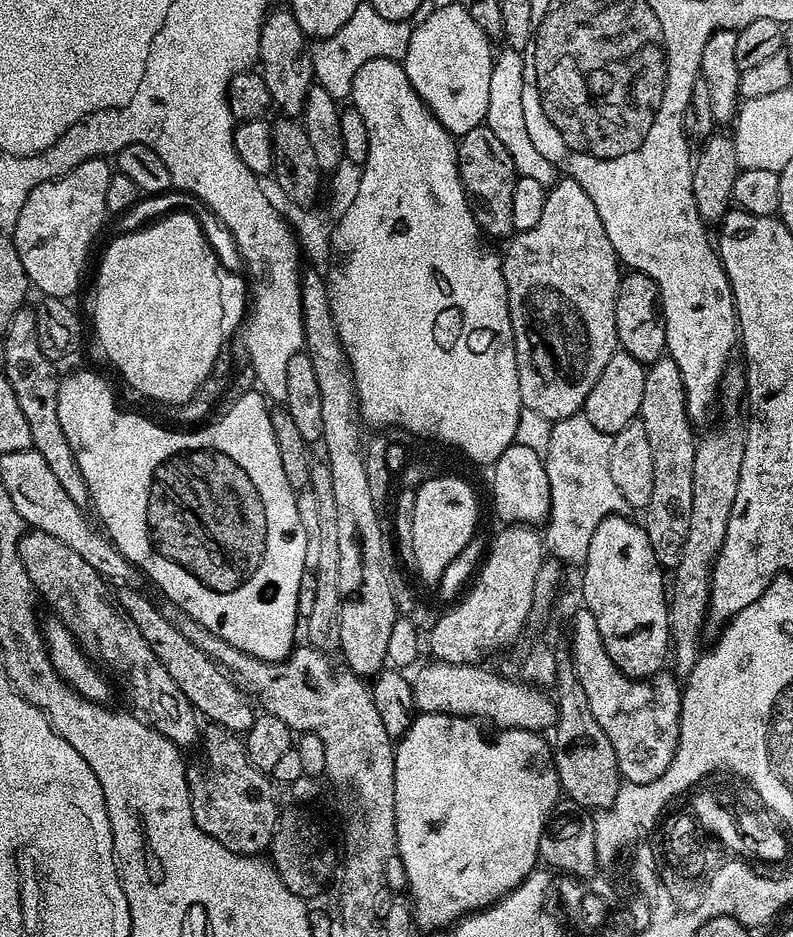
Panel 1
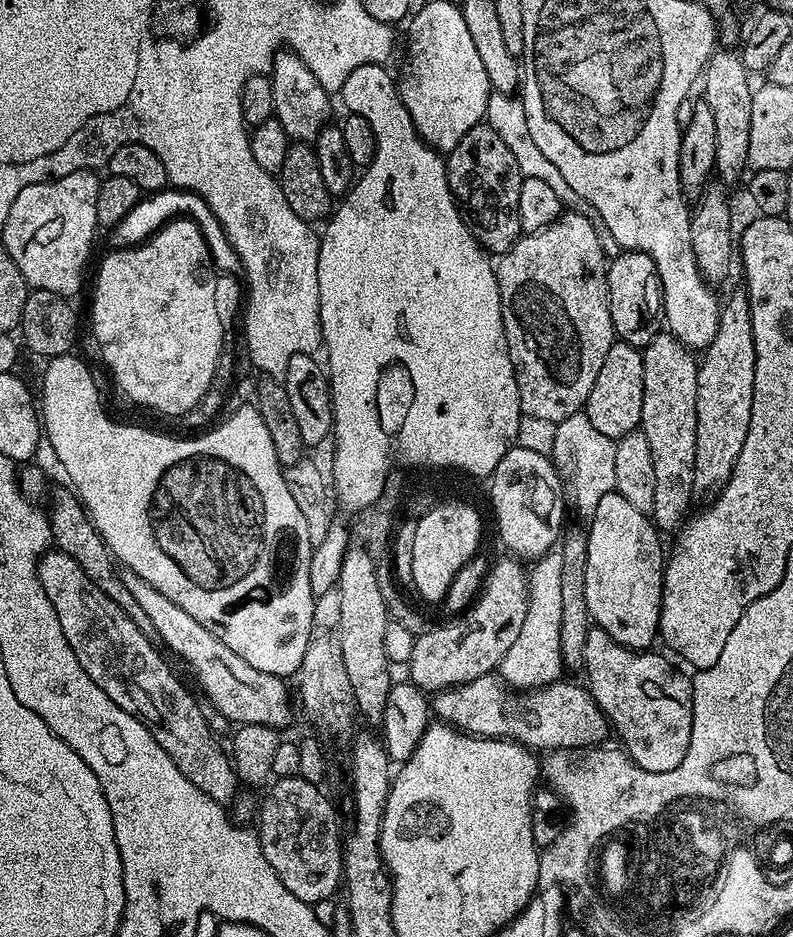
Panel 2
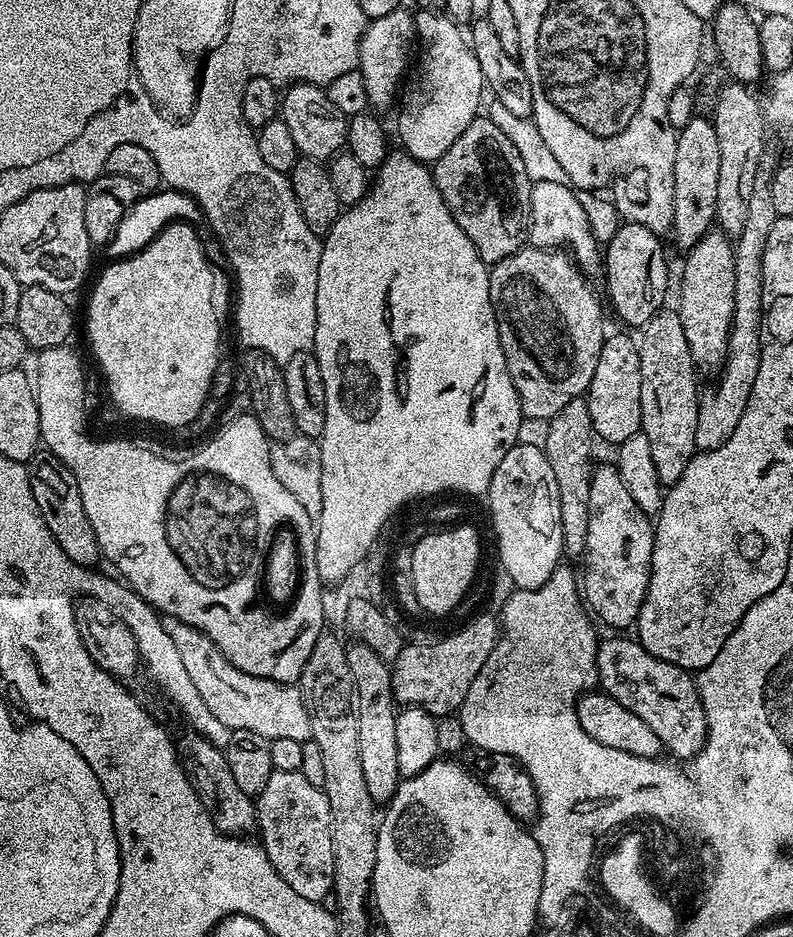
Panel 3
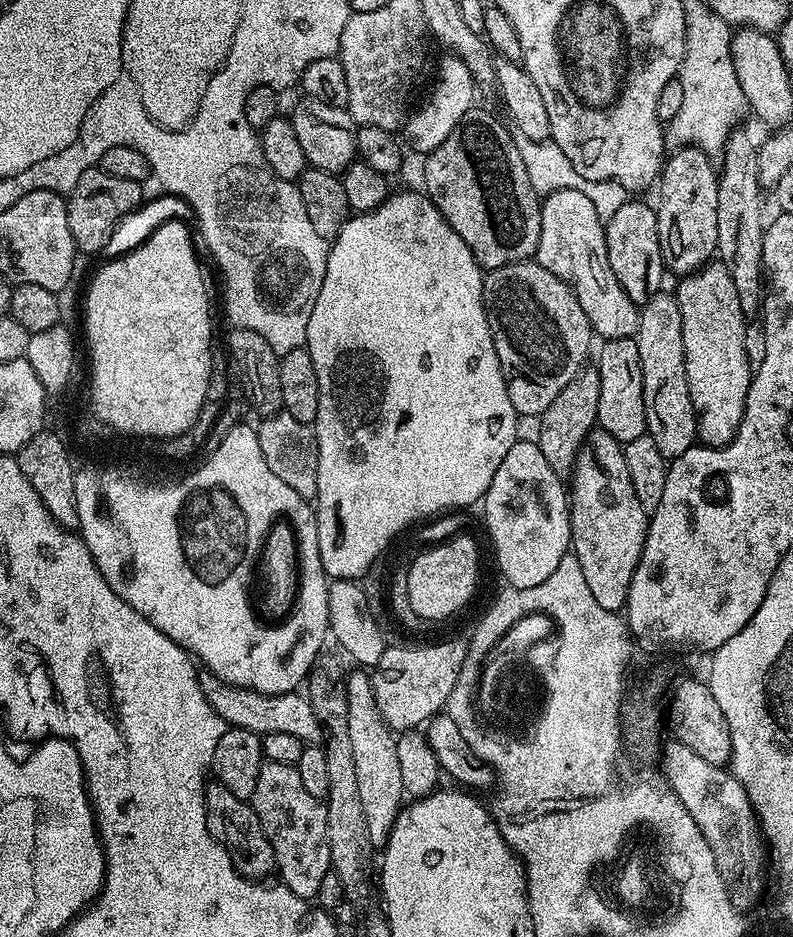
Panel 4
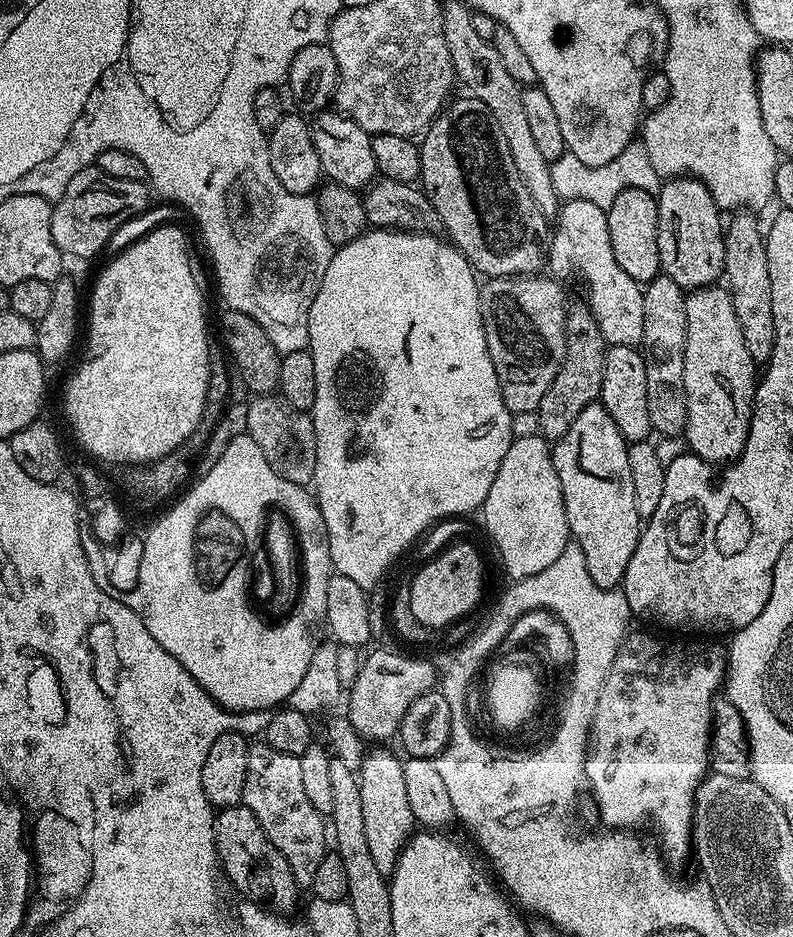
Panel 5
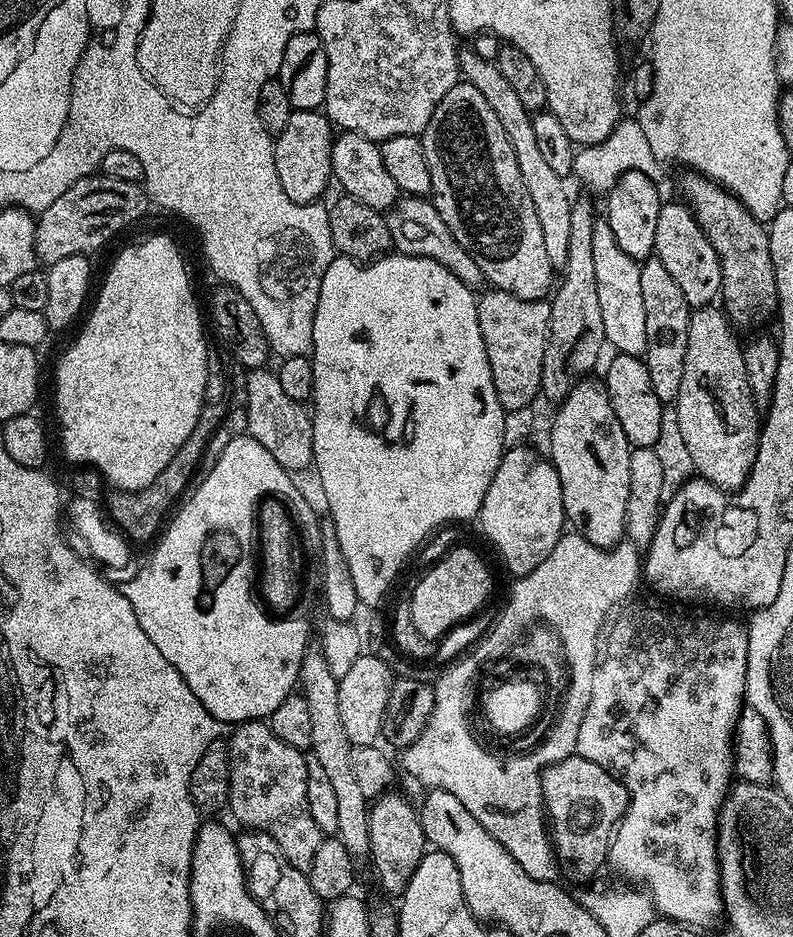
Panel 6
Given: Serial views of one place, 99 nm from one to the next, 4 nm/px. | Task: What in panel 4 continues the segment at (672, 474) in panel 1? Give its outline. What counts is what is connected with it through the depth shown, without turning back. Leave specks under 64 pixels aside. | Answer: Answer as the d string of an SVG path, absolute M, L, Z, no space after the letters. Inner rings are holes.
M661 290L657 296L650 298L640 308L640 321L634 337L638 346L638 358L642 362L642 398L646 402L647 435L654 438L654 446L665 458L675 458L686 454L697 443L696 411L690 402L690 386L686 378L686 362L682 346L682 310L675 295Z

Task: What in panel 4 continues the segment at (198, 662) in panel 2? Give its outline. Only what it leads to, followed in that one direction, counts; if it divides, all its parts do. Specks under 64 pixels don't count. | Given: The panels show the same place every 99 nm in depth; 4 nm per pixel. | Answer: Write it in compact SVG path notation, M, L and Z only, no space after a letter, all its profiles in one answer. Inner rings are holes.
M204 670L199 673L200 688L210 702L210 706L221 716L225 725L233 728L245 728L261 734L294 734L294 738L305 742L320 742L325 739L326 729L319 717L308 703L307 695L299 691L264 696L249 688L239 688L219 680L211 672Z

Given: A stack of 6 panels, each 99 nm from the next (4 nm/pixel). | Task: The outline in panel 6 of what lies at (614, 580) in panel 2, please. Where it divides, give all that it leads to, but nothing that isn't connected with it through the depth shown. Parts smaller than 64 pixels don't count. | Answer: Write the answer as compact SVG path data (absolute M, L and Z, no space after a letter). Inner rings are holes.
M585 378L577 382L566 394L564 400L559 401L556 412L556 421L552 424L552 437L548 440L548 448L550 459L554 470L558 470L558 478L562 482L562 502L564 503L564 515L567 523L571 525L580 535L586 537L590 542L594 542L594 546L609 549L621 543L624 536L624 519L626 518L626 502L630 498L630 454L632 453L632 445L628 443L626 434L622 434L622 425L618 423L618 418L614 418L614 406L610 406L610 398L608 392L604 389L603 383L599 379Z

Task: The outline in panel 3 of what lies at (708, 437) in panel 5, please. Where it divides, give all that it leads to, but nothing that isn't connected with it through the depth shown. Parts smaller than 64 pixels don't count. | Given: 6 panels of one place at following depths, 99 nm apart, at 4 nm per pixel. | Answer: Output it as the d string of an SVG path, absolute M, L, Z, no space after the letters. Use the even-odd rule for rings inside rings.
M719 230L705 234L693 248L687 249L684 260L684 273L680 276L680 305L678 311L682 318L682 330L686 330L686 342L690 346L692 362L701 373L719 373L728 357L730 326L734 318L734 250L733 241Z

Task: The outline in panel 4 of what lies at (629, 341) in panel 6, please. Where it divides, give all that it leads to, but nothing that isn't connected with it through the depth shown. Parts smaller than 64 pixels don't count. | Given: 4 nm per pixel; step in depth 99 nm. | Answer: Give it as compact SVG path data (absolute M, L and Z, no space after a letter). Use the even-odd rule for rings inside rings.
M567 188L552 192L543 197L540 205L540 237L534 259L570 286L578 298L578 306L582 306L582 314L586 314L593 333L601 341L635 337L640 308L622 290L622 282L614 278L614 270L610 270L604 225L598 210L594 210L594 202L582 190Z

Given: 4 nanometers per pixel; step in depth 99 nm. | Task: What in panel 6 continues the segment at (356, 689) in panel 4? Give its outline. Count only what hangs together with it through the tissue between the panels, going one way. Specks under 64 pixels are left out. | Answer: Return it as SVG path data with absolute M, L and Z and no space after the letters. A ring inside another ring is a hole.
M393 790L371 801L368 809L368 825L370 826L370 846L368 856L372 860L372 868L376 871L376 880L384 892L393 898L403 896L418 862L422 862L426 851L424 827L420 821L419 811L404 796Z

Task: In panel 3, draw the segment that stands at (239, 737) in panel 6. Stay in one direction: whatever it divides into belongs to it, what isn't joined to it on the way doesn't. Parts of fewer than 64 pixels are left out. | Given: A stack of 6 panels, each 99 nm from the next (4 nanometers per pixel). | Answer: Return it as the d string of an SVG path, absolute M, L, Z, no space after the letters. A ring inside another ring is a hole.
M273 770L266 787L255 797L256 828L260 837L259 843L264 849L266 858L270 858L270 866L278 870L282 882L294 890L302 898L310 898L319 902L332 892L334 878L334 842L330 842L330 802L326 798L323 788L310 786L300 771L291 772Z

